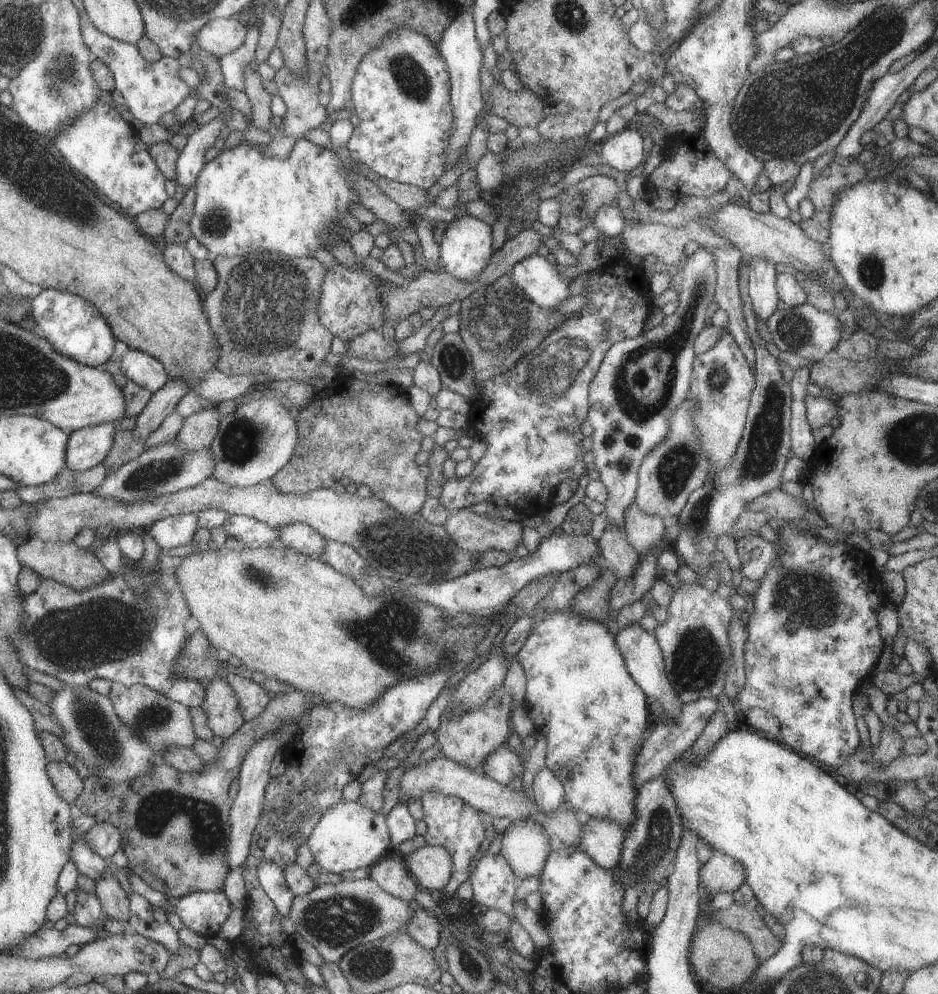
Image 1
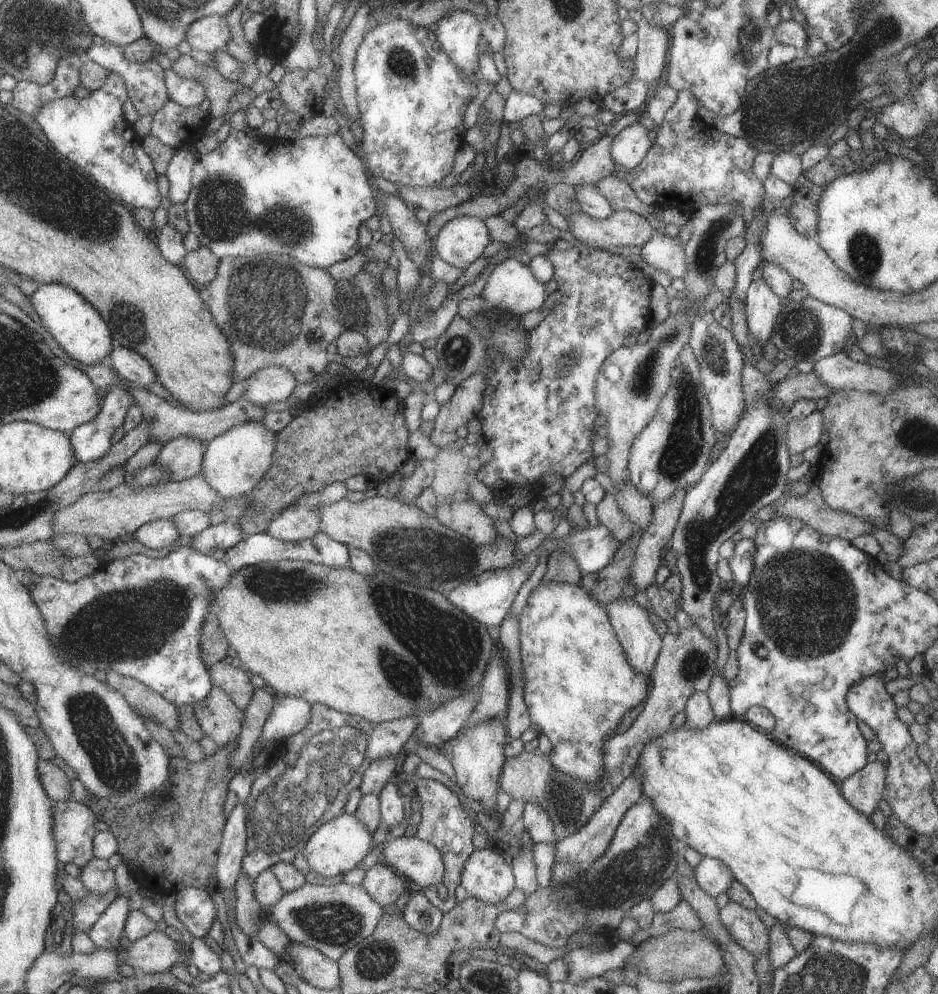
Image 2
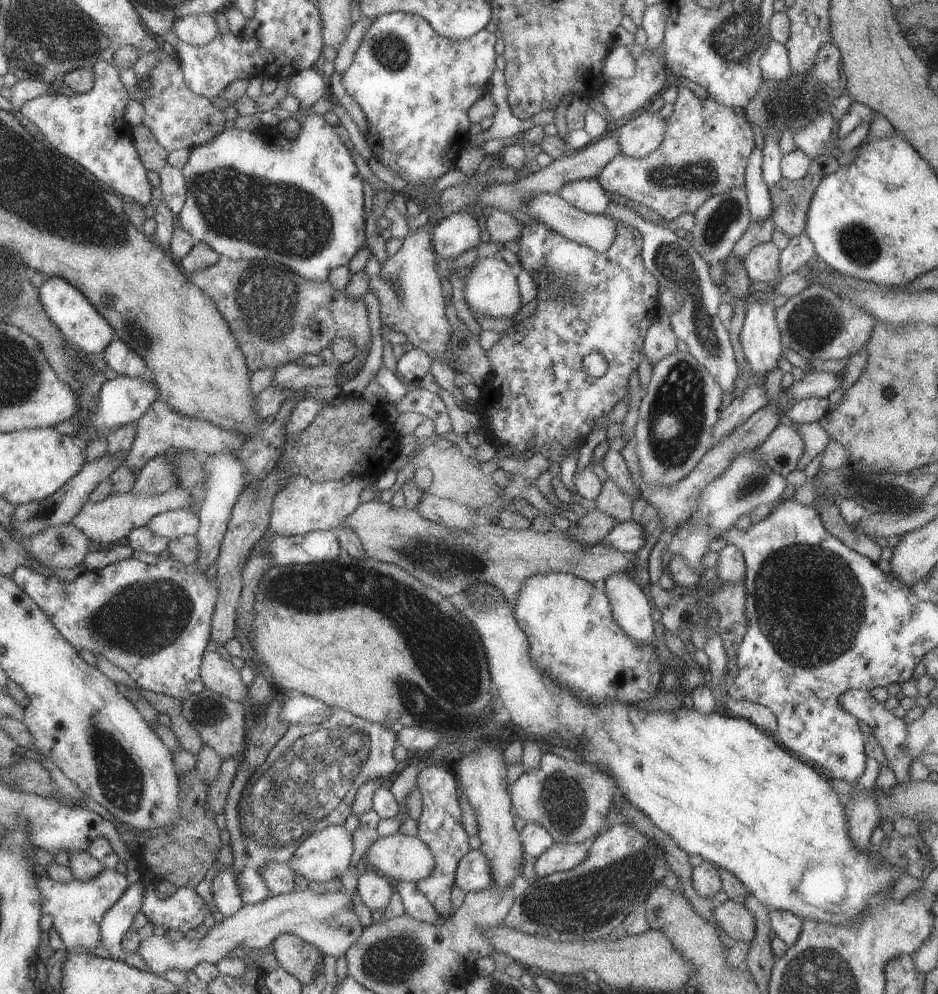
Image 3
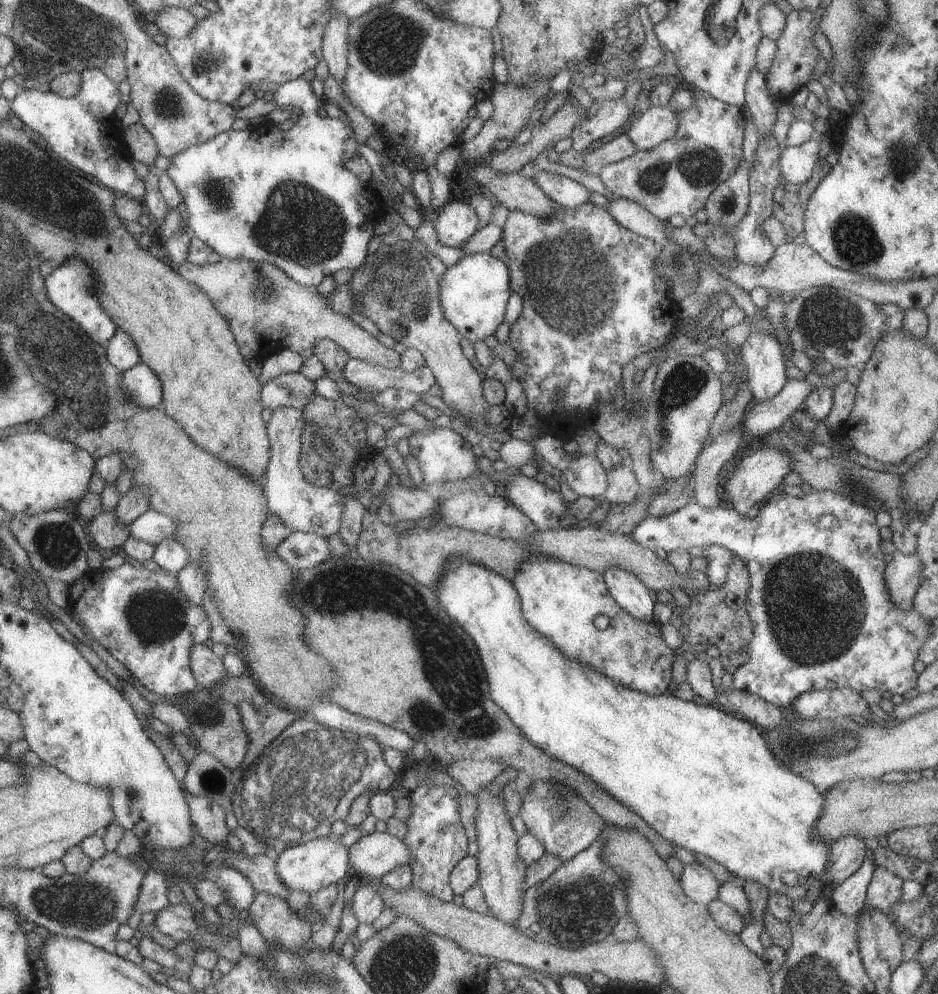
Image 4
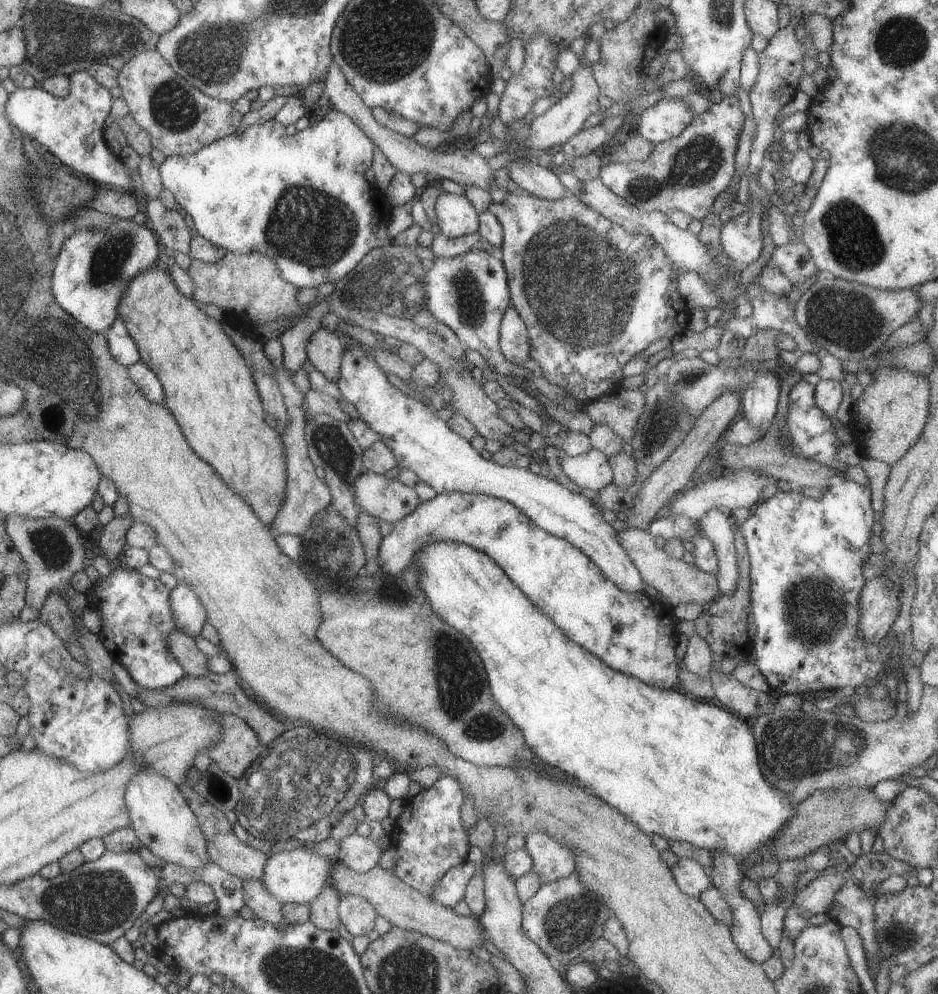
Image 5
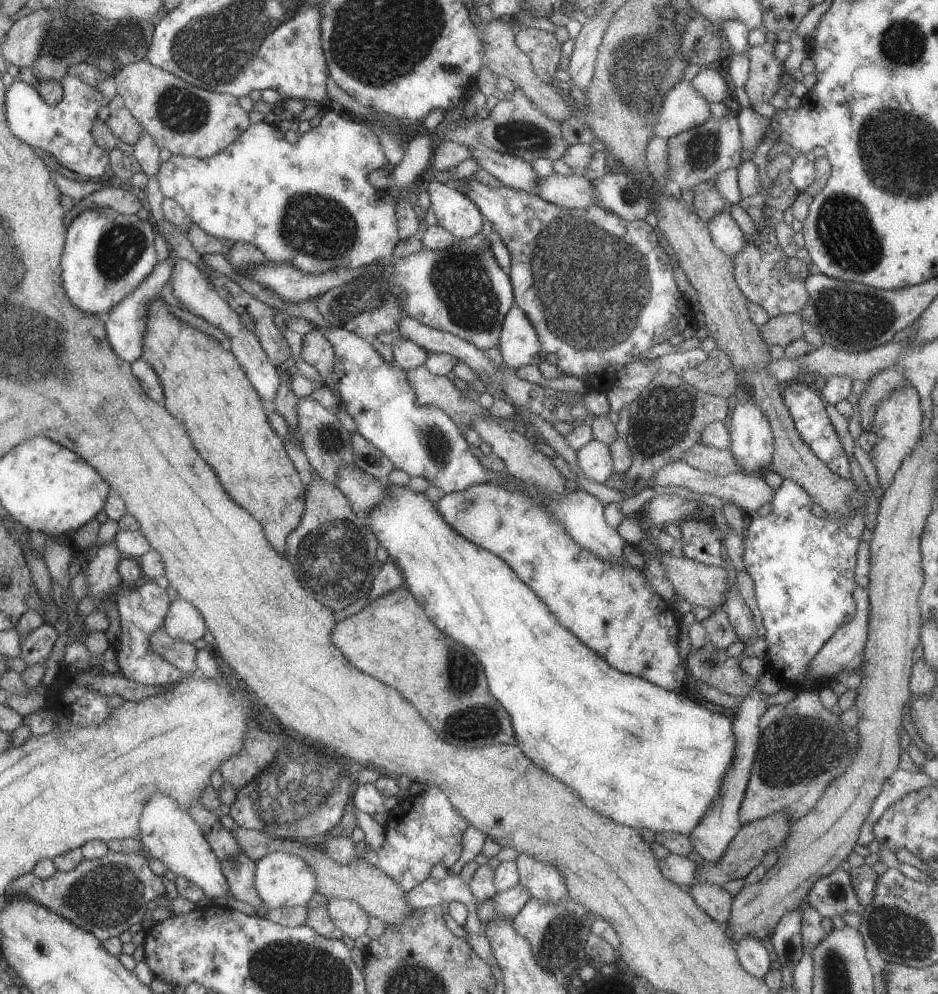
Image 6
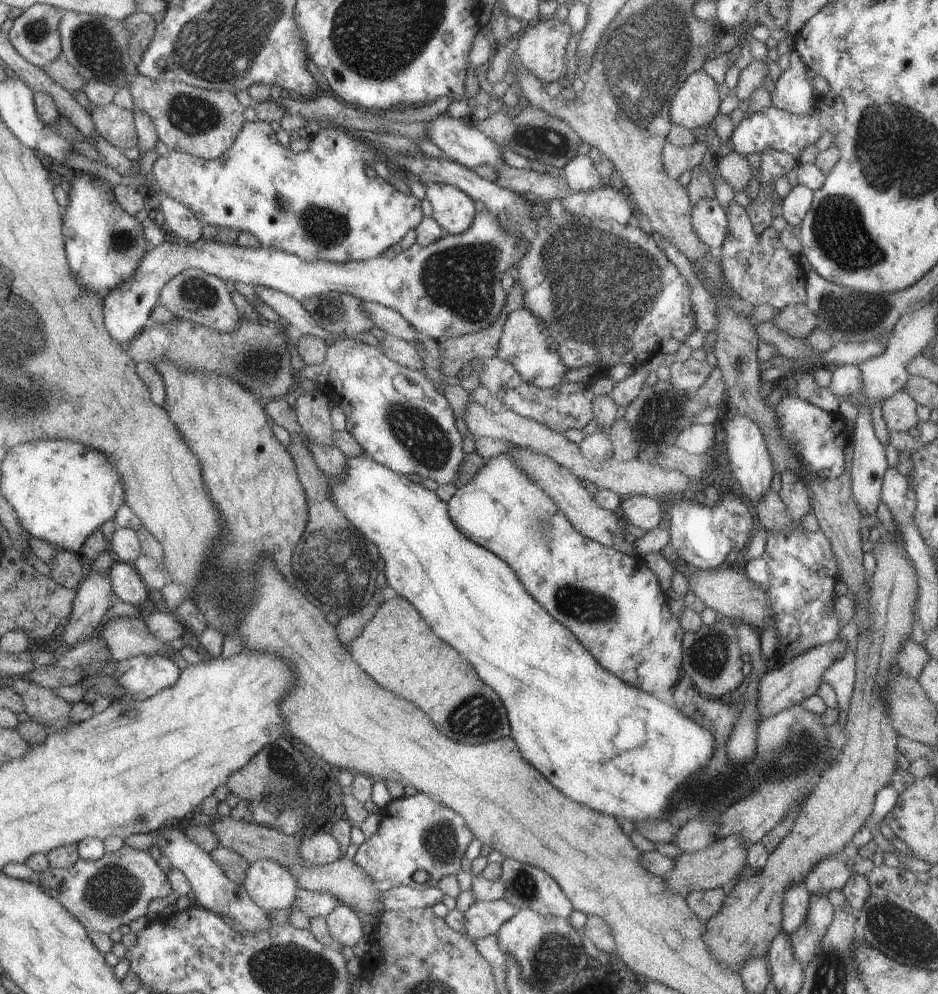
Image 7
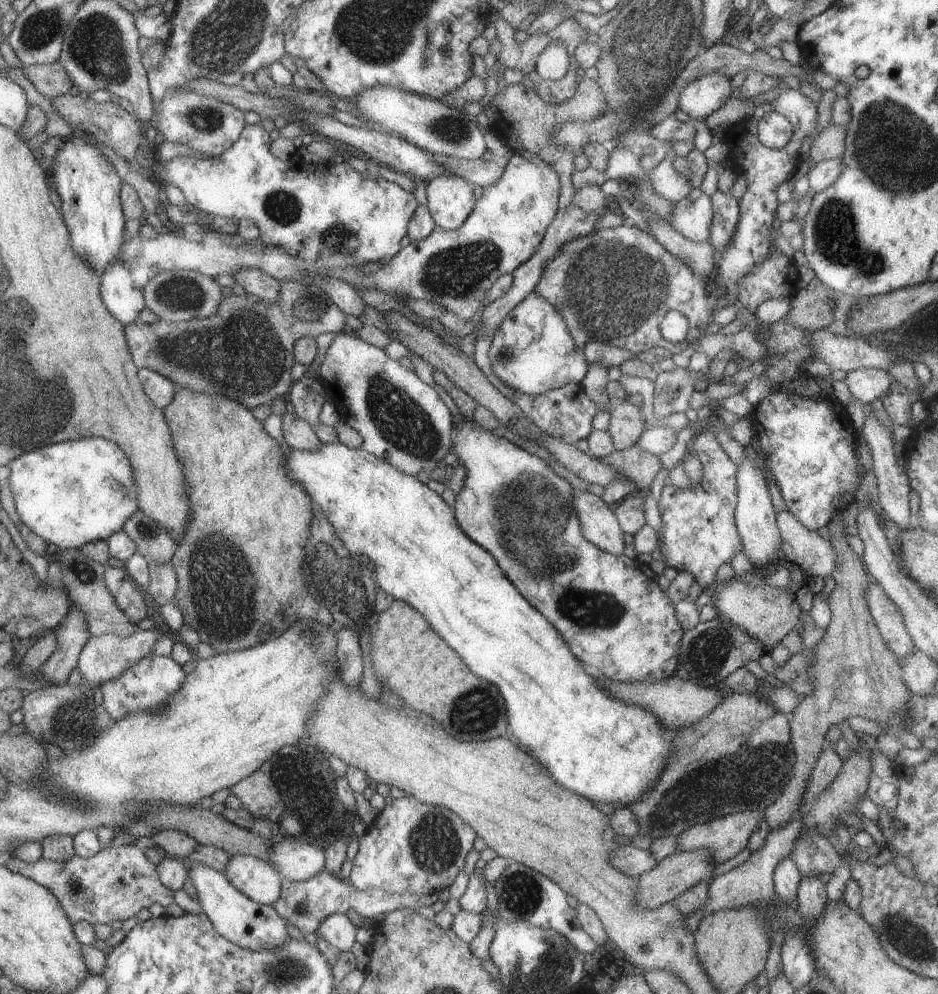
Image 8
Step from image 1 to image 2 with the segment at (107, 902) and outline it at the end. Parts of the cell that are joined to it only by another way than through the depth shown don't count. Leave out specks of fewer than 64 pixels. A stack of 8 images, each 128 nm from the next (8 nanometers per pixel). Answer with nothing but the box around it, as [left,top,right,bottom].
[79,856,117,896]

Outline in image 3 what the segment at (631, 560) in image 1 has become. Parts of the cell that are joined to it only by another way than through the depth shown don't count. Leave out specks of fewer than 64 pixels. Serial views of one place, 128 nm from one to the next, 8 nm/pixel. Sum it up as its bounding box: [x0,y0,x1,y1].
[594,478,631,522]

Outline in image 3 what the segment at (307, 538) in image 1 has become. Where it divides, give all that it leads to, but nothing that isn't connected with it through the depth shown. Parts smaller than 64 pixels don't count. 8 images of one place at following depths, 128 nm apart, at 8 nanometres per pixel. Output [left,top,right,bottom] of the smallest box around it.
[268,476,369,536]

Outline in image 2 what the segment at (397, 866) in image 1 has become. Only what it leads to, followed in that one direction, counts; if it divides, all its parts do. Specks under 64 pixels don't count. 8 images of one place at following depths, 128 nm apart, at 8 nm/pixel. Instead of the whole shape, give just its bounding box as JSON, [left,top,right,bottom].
[361,863,411,906]

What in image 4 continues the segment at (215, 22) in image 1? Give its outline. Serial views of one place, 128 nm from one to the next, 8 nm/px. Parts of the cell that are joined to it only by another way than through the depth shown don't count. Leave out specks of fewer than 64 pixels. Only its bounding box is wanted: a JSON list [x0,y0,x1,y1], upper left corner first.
[150,4,198,38]

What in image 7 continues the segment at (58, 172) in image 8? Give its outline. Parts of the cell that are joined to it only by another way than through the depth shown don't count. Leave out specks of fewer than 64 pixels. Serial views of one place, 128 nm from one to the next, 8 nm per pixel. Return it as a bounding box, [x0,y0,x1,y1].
[62,169,152,298]

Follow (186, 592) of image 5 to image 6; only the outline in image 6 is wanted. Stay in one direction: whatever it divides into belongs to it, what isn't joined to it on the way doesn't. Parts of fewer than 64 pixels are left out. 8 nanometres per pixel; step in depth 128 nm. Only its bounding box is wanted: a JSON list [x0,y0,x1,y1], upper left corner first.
[161,596,206,643]

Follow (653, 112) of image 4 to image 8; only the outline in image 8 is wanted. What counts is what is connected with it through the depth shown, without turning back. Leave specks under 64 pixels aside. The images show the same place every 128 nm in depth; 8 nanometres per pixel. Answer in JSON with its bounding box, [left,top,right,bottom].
[676,73,733,121]

